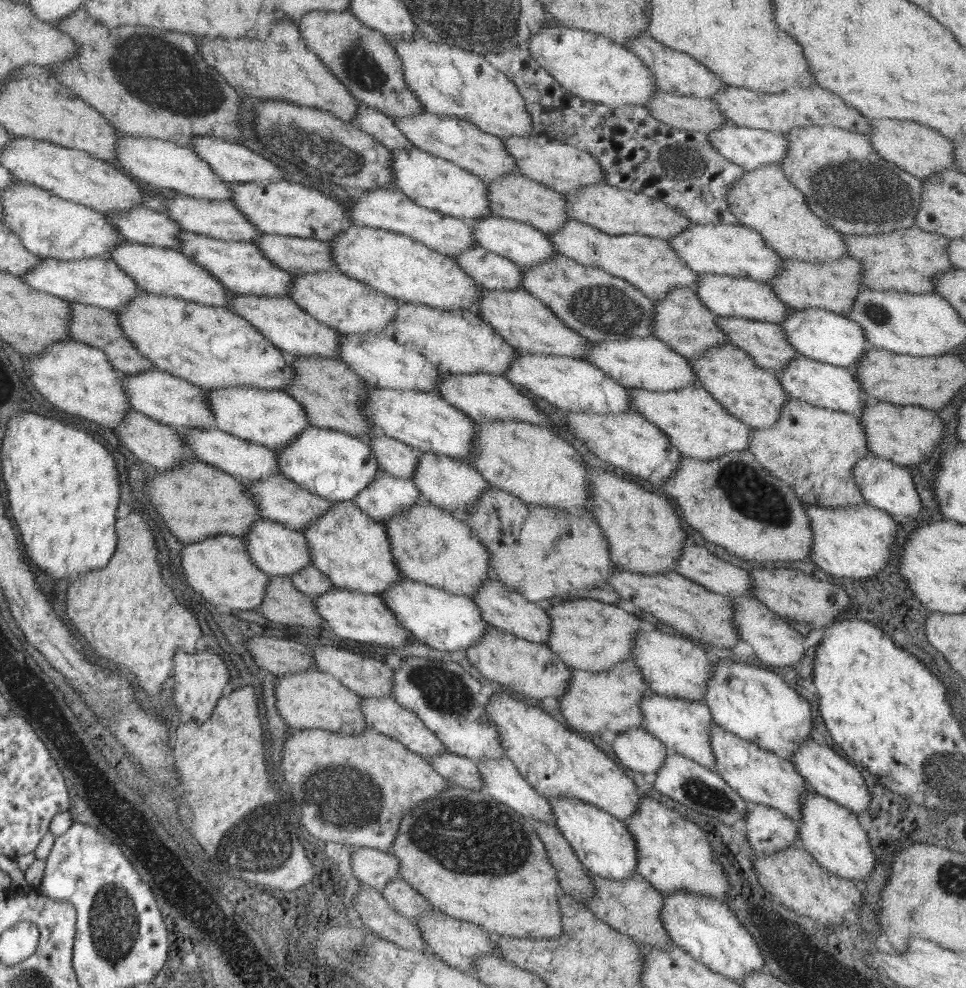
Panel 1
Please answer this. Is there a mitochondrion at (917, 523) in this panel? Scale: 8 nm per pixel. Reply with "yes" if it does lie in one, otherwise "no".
no

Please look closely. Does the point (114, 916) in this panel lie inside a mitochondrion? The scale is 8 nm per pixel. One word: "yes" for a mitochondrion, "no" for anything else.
yes

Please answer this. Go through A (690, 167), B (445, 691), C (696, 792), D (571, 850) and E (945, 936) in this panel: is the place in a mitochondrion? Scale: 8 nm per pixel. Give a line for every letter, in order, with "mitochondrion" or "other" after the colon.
A: mitochondrion
B: mitochondrion
C: mitochondrion
D: other
E: other

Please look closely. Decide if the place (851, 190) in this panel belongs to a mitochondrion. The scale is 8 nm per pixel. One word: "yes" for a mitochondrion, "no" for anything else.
yes

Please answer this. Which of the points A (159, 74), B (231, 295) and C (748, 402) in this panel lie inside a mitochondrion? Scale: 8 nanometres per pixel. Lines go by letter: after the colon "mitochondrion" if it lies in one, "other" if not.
A: mitochondrion
B: other
C: other

